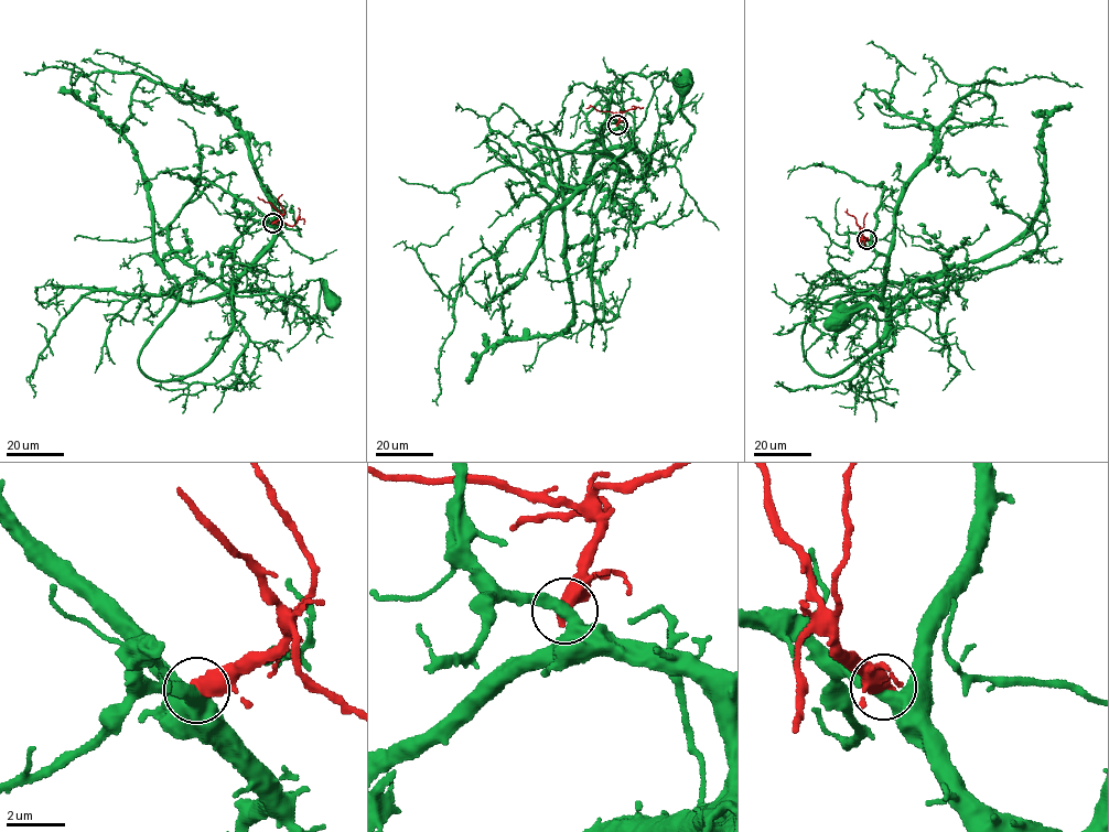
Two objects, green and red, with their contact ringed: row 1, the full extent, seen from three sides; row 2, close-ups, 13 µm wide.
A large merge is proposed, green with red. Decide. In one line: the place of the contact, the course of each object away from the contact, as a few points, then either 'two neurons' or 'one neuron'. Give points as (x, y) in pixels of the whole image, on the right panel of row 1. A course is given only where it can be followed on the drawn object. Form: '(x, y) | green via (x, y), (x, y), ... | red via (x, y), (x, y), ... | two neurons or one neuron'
(867, 239) | green via (867, 239), (886, 257), (884, 301), (907, 311), (905, 325), (879, 347), (876, 315), (868, 308), (840, 320) | red via (867, 239), (847, 208) | two neurons

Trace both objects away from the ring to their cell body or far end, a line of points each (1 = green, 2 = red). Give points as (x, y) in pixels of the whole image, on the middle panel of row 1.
1: (616, 123), (634, 143), (616, 162), (621, 170), (649, 176), (675, 163), (692, 133), (681, 112), (682, 86)
2: (616, 123), (620, 117), (617, 114), (591, 106), (585, 108)

